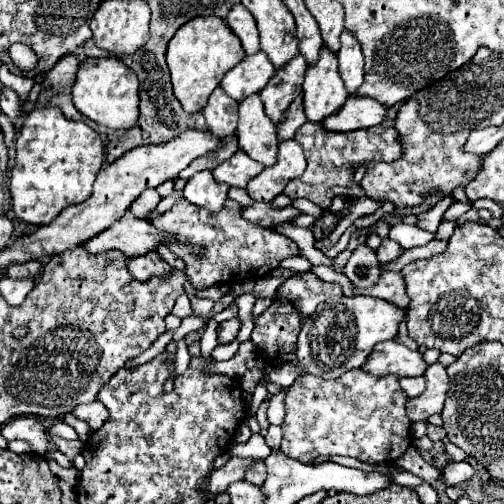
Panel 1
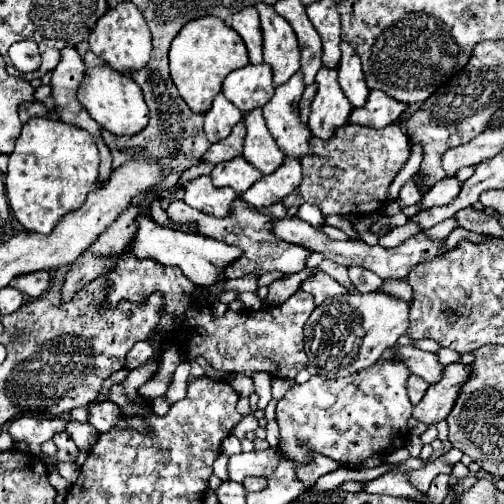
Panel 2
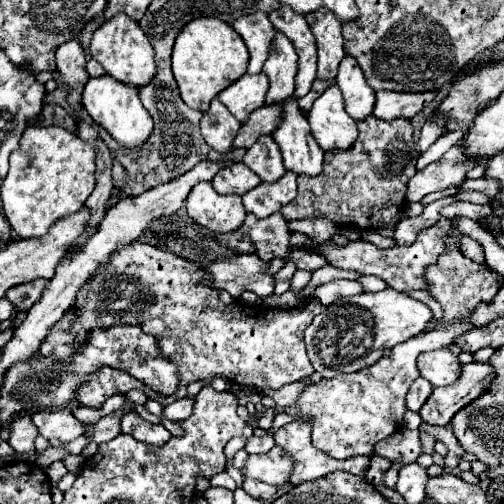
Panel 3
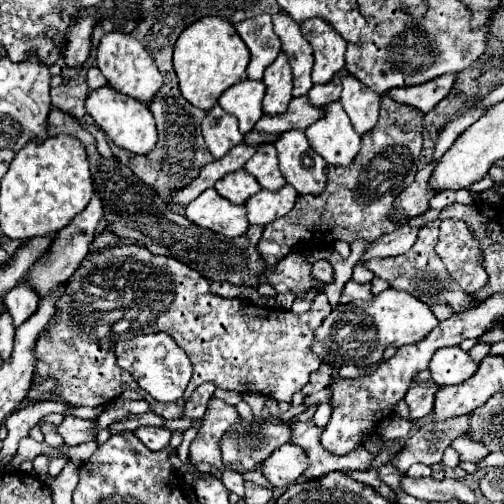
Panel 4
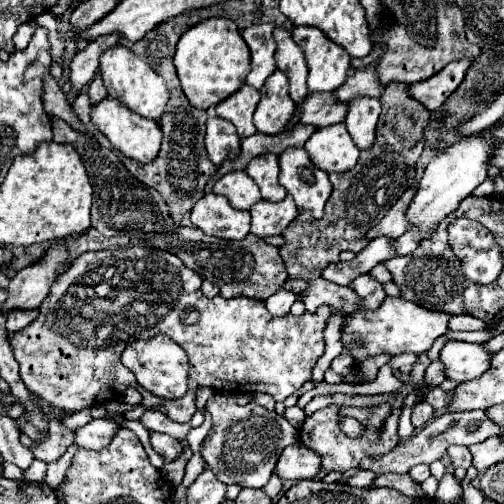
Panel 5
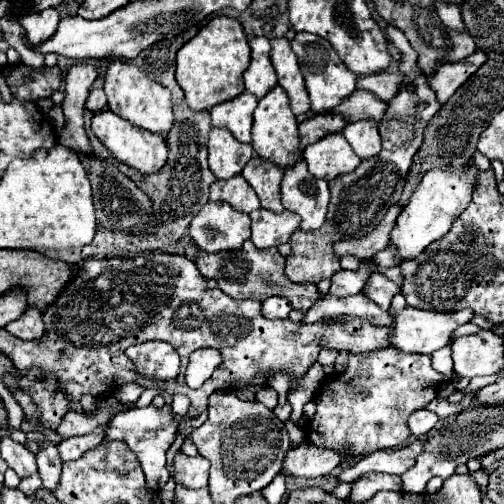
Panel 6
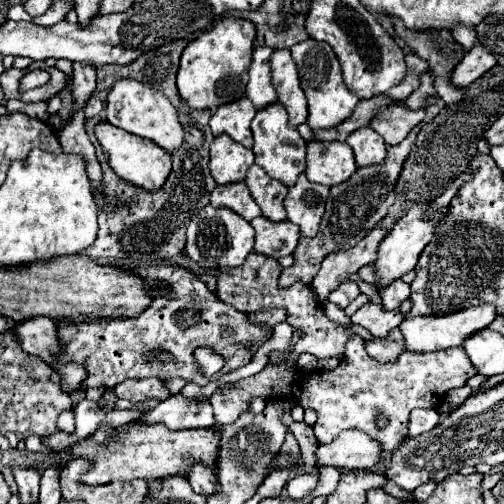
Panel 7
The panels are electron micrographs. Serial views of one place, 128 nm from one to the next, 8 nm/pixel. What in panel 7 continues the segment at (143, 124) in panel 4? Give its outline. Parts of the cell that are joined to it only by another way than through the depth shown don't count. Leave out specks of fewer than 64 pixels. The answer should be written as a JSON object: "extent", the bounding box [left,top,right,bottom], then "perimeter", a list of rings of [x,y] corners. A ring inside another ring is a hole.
{"extent":[96,122,172,192],"perimeter":[[[100,122],[96,126],[96,138],[102,146],[102,152],[108,158],[110,168],[120,178],[124,178],[126,184],[144,188],[146,192],[156,192],[164,186],[164,180],[168,178],[168,174],[172,170],[172,160],[170,160],[170,154],[166,150],[162,150],[160,146],[156,146],[152,140],[144,140],[140,136],[124,132],[124,130],[112,126],[110,122]]]}

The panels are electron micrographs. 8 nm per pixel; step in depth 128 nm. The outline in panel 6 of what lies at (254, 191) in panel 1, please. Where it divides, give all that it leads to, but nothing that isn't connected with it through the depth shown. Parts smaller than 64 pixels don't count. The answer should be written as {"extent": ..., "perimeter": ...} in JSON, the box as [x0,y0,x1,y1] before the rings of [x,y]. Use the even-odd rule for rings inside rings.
{"extent":[250,210,300,248],"perimeter":[[[256,210],[250,214],[252,218],[252,244],[256,248],[276,248],[286,244],[292,232],[300,226],[300,216],[284,210],[282,214],[274,214],[270,210]]]}

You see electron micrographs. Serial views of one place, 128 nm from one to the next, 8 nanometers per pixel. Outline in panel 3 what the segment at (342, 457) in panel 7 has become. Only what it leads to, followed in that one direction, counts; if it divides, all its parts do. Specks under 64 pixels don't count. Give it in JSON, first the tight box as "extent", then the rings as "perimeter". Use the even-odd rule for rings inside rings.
{"extent":[246,446,292,486],"perimeter":[[[274,446],[268,454],[254,454],[246,462],[248,478],[256,478],[272,486],[286,484],[290,480],[290,474],[292,474],[292,458],[280,446]]]}

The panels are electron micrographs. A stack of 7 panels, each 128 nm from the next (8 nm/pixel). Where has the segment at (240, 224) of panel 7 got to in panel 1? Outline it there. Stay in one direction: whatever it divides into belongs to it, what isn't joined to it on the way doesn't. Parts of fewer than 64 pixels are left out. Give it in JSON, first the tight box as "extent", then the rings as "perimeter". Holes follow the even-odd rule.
{"extent":[184,170,230,212],"perimeter":[[[204,170],[204,172],[198,172],[196,176],[192,176],[186,182],[184,198],[190,204],[202,206],[202,208],[206,208],[210,212],[220,212],[220,208],[224,206],[224,202],[228,198],[228,190],[230,190],[228,184],[216,182],[212,178],[212,172]]]}

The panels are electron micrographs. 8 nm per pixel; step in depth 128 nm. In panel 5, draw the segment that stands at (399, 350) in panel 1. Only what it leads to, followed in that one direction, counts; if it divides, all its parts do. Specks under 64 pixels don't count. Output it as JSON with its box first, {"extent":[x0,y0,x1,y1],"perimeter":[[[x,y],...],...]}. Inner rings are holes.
{"extent":[440,340,492,382],"perimeter":[[[450,340],[442,348],[440,360],[444,362],[446,376],[456,382],[468,382],[482,376],[490,368],[492,352],[484,344],[468,344]]]}

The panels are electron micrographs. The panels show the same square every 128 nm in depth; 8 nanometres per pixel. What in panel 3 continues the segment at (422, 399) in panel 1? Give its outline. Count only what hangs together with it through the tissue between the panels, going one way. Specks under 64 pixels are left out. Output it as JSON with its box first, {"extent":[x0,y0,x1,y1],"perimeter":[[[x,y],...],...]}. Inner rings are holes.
{"extent":[420,362,496,426],"perimeter":[[[488,362],[464,364],[462,376],[456,380],[456,384],[434,388],[428,402],[420,410],[422,422],[432,426],[450,424],[452,416],[460,412],[460,408],[466,408],[472,400],[476,400],[476,396],[482,396],[490,388],[494,374],[496,372],[492,372],[492,366]]]}

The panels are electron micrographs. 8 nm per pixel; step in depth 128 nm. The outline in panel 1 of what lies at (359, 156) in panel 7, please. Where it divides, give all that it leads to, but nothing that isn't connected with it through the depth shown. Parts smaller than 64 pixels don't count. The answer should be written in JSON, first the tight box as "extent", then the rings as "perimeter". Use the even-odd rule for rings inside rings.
{"extent":[338,30,364,96],"perimeter":[[[344,30],[340,36],[340,50],[338,50],[338,66],[340,66],[340,76],[344,80],[346,92],[352,96],[356,94],[358,86],[362,84],[364,76],[364,56],[360,50],[360,42],[356,42],[356,36],[352,32]]]}

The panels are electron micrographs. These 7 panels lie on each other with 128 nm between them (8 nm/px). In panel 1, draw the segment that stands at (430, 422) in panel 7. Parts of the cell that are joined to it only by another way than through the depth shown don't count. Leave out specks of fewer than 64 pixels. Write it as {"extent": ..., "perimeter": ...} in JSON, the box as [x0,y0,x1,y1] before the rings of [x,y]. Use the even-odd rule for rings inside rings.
{"extent":[400,376,426,398],"perimeter":[[[422,376],[420,378],[400,378],[400,386],[410,398],[416,398],[416,396],[420,396],[424,392],[426,380]]]}

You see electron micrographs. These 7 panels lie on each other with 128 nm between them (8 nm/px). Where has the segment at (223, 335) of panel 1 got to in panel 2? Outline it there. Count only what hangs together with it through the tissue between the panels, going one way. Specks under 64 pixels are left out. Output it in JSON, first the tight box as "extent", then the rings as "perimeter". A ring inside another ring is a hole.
{"extent":[106,252,316,380],"perimeter":[[[128,252],[122,254],[116,268],[108,274],[106,304],[116,306],[120,300],[142,304],[152,292],[160,292],[164,298],[160,324],[156,328],[180,326],[186,330],[186,342],[182,344],[186,360],[202,356],[212,368],[222,372],[240,372],[248,378],[264,372],[272,378],[284,380],[294,380],[294,376],[308,366],[302,328],[316,308],[308,292],[298,290],[280,306],[264,306],[260,310],[244,308],[240,312],[226,310],[220,318],[214,318],[212,308],[200,304],[202,288],[196,288],[180,268],[168,268],[156,260],[140,260],[136,256],[128,256]]]}

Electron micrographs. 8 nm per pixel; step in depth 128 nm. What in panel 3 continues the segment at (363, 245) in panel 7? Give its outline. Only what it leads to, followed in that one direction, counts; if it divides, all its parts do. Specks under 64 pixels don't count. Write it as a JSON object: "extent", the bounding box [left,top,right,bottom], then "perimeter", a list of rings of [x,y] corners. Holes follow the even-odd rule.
{"extent":[406,144,486,202],"perimeter":[[[460,144],[452,146],[440,160],[428,164],[424,170],[416,172],[408,180],[406,200],[420,202],[426,194],[444,190],[450,184],[460,184],[470,168],[476,164],[484,164],[486,160],[468,160],[464,158],[464,148]]]}

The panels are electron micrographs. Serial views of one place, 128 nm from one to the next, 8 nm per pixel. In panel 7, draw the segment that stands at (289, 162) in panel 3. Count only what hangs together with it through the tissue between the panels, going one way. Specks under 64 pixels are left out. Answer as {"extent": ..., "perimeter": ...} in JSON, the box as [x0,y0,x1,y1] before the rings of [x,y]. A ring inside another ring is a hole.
{"extent":[284,174,328,238],"perimeter":[[[300,174],[296,186],[288,190],[284,208],[288,212],[288,220],[300,228],[300,236],[312,238],[318,234],[328,192],[328,186],[312,184],[306,180],[304,174]]]}

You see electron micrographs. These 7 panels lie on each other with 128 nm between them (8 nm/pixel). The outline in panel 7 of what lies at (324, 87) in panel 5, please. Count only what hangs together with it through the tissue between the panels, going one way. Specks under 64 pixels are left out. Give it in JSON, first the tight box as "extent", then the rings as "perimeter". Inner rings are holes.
{"extent":[290,38,358,130],"perimeter":[[[310,38],[302,44],[296,44],[290,52],[298,66],[302,90],[308,98],[308,126],[312,130],[326,130],[326,128],[334,128],[336,124],[352,116],[352,110],[356,108],[358,98],[356,94],[348,92],[340,72],[340,62],[336,60],[336,54],[332,52],[332,48],[328,48],[328,44],[324,42],[316,42]]]}

